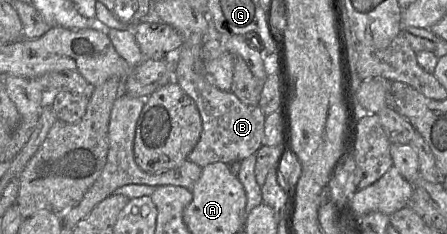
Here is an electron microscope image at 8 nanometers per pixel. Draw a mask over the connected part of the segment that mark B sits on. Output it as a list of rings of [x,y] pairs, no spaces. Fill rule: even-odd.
[[[191,34],[174,55],[174,81],[195,102],[202,120],[200,139],[188,159],[203,168],[209,164],[242,161],[262,146],[266,116],[259,106],[242,103],[231,91],[222,91],[208,83],[204,76],[202,44],[204,36]]]

